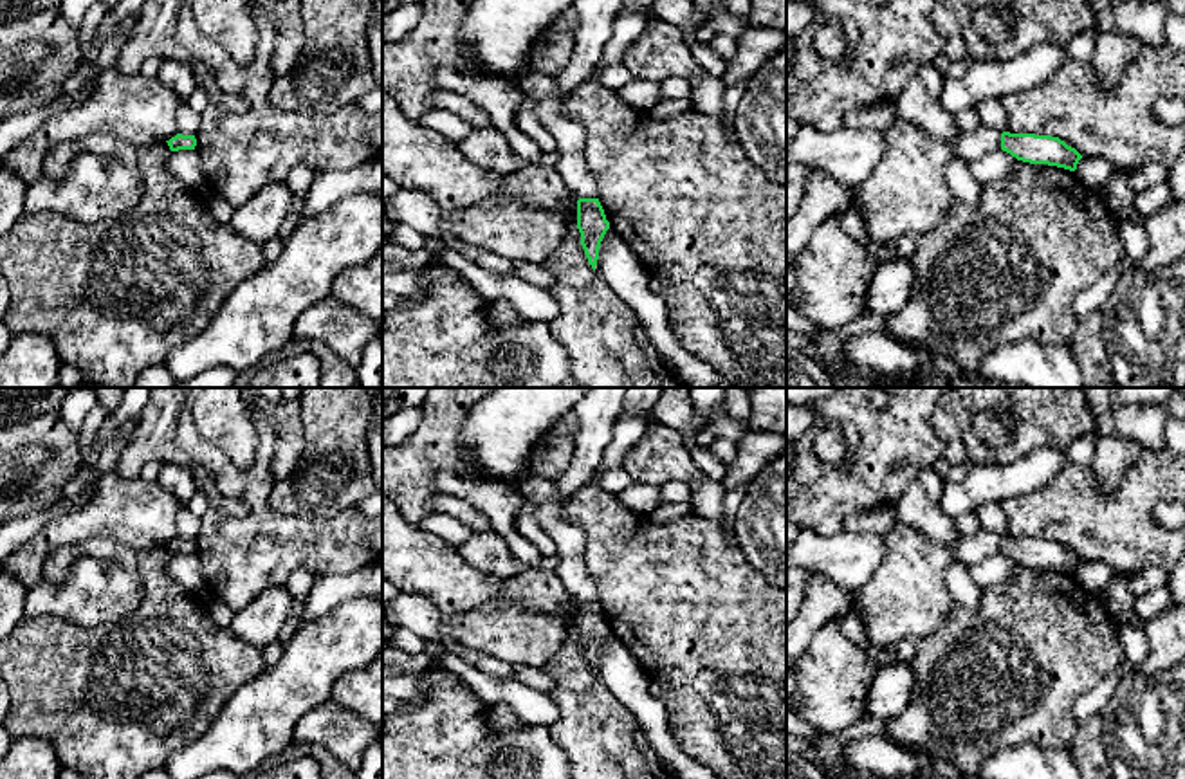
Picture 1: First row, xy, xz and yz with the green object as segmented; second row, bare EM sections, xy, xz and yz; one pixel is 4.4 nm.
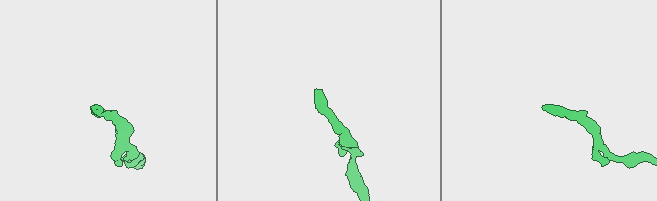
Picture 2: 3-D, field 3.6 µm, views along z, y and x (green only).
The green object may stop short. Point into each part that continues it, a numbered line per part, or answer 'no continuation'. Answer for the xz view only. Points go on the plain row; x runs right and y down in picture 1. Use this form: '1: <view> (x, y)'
1: xz (569, 540)

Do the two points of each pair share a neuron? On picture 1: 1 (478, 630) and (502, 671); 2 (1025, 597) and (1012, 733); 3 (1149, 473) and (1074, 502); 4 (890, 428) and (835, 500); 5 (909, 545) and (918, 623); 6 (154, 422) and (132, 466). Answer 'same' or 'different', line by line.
1: different
2: same
3: same
4: same
5: same
6: same

